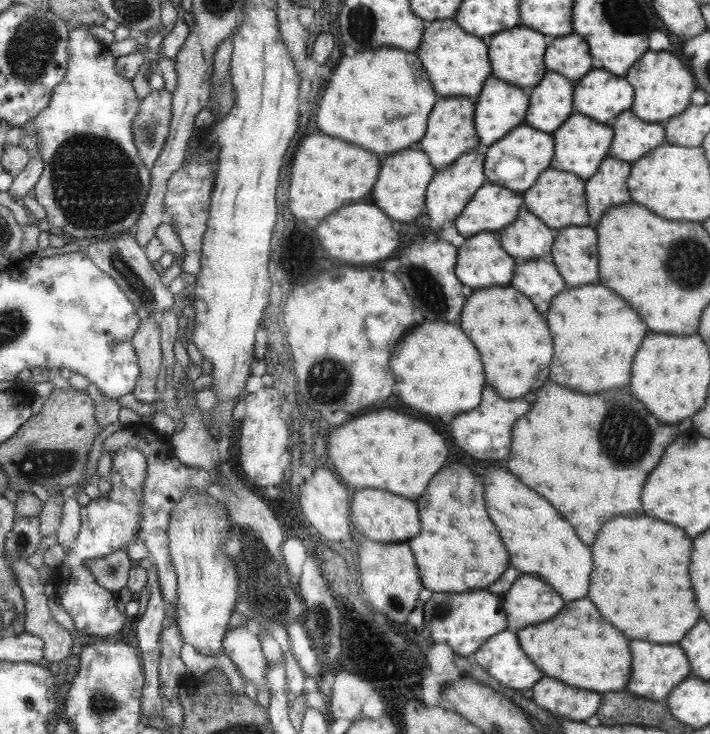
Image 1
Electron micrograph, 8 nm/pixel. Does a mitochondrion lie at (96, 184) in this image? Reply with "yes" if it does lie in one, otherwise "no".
yes

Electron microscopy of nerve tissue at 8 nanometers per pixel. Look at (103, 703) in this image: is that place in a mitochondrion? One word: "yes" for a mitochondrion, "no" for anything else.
yes

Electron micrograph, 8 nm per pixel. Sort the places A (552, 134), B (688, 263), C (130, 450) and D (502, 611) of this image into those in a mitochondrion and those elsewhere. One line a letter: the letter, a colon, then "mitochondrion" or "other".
A: other
B: mitochondrion
C: other
D: other

